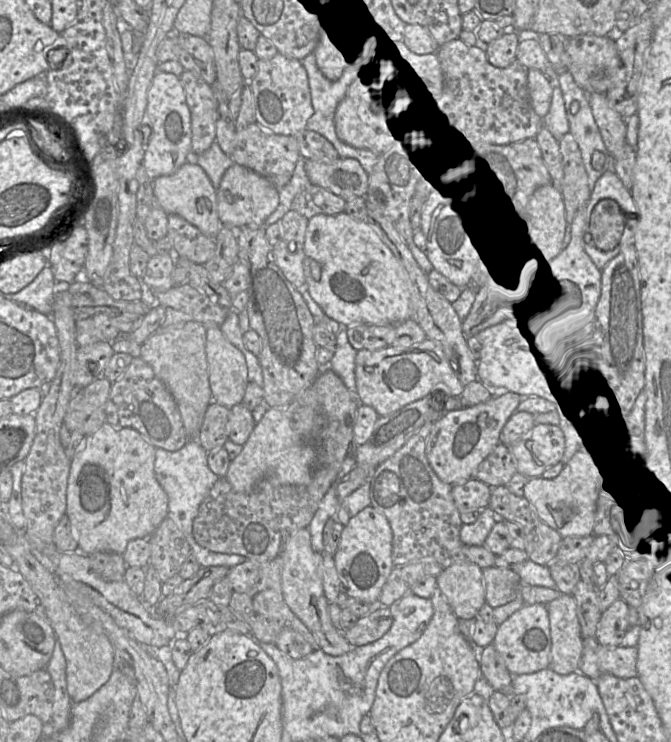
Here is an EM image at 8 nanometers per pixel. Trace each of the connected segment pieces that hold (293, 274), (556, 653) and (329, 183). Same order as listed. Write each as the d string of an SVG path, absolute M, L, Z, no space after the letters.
M281 240L271 248L271 255L274 263L294 288L299 289L305 284L304 248L296 247L292 252L289 250L289 242Z
M561 594L546 607L552 639L549 668L560 675L579 672L584 638L574 597Z
M342 158L331 162L306 160L305 171L312 185L320 186L349 201L365 197L370 175L356 158Z

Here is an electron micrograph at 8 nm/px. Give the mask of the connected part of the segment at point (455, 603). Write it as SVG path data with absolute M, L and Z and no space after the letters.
M462 562L445 568L437 577L437 588L445 596L458 619L476 619L486 603L482 569L474 563Z

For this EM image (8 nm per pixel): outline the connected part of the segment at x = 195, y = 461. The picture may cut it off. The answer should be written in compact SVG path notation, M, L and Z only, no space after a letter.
M188 440L177 451L156 448L155 454L155 476L168 497L167 518L171 519L183 532L191 547L192 555L199 565L201 567L225 566L230 569L243 563L246 560L245 557L238 554L222 554L208 551L202 548L193 537L193 521L198 514L199 506L219 479L208 467L208 451L197 440Z

